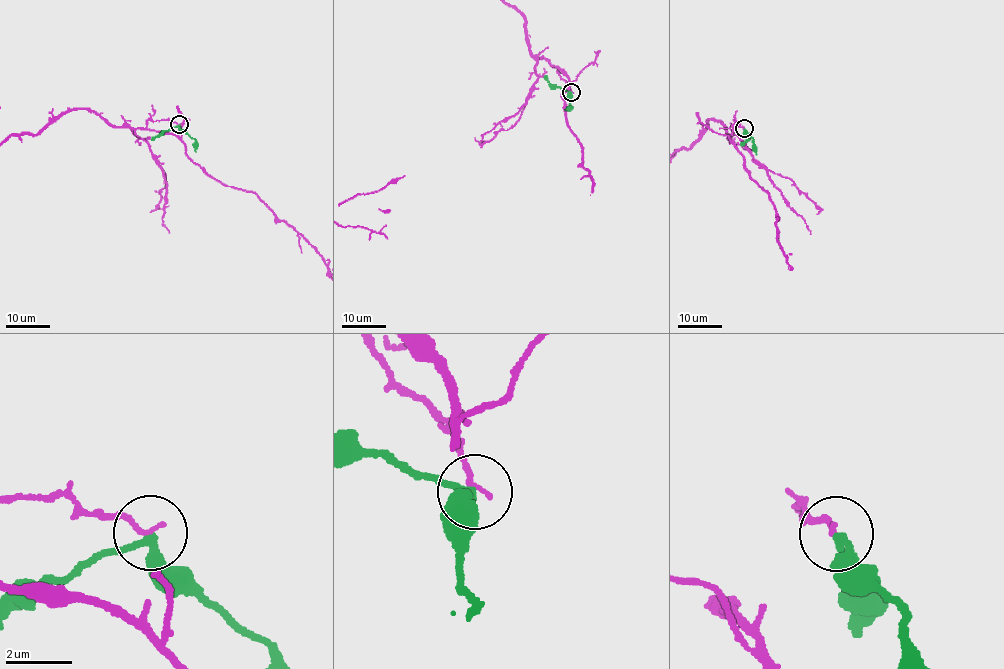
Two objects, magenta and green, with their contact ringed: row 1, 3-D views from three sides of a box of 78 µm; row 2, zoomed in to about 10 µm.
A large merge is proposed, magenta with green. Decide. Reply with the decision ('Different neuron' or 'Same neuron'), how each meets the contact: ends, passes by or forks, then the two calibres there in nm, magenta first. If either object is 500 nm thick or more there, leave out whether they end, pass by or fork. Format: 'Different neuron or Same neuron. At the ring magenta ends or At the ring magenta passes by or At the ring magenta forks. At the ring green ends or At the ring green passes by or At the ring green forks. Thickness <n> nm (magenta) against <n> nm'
Different neuron. At the ring magenta ends. At the ring green passes by. Thickness 160 nm (magenta) against 240 nm

